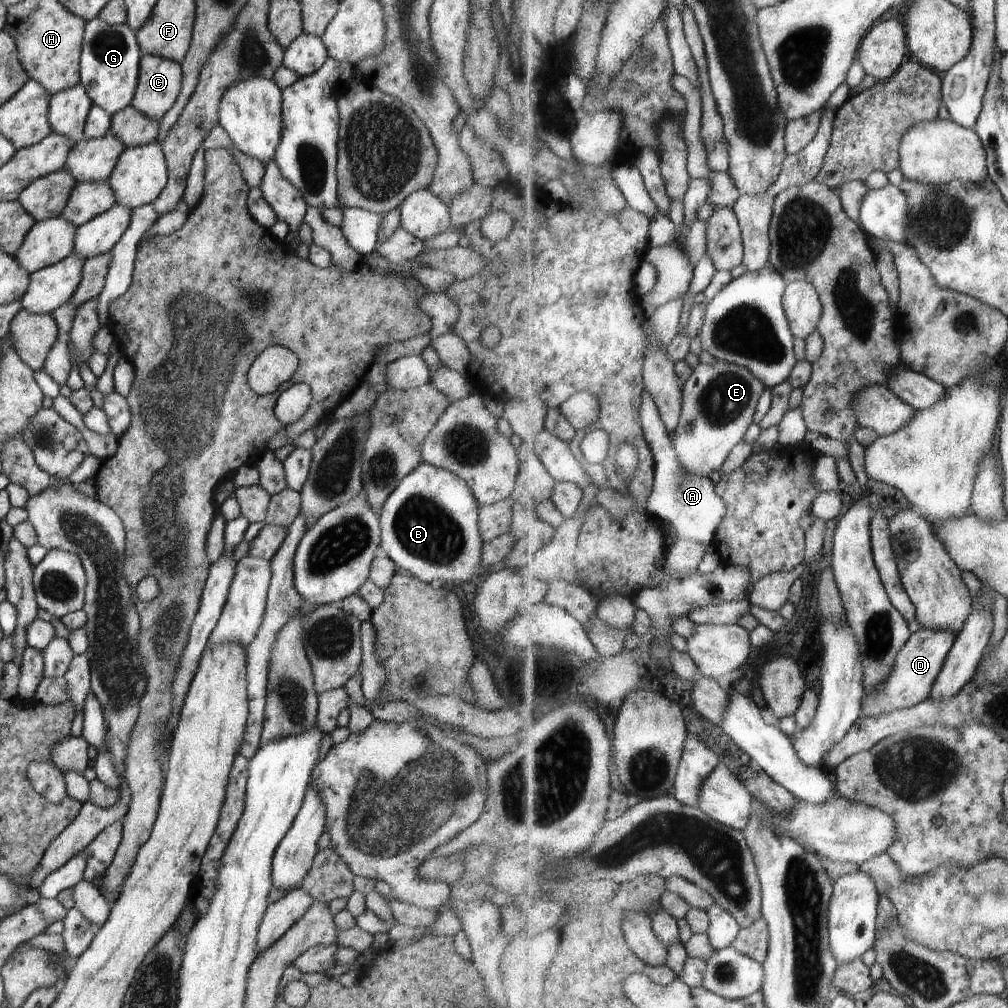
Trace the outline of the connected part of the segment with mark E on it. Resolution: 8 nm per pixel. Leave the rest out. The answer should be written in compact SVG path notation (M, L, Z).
M717 360L715 364L700 363L684 386L681 422L673 436L684 468L690 474L708 476L724 468L734 446L746 439L755 423L760 399L767 386L750 368Z

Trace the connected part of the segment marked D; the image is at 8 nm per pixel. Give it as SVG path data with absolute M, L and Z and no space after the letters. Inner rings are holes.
M924 627L913 634L898 657L896 668L894 668L890 680L884 682L878 690L867 692L865 695L866 714L872 718L880 718L886 714L894 714L898 710L906 710L921 705L930 699L958 636L959 634L954 634L954 630L936 632Z

